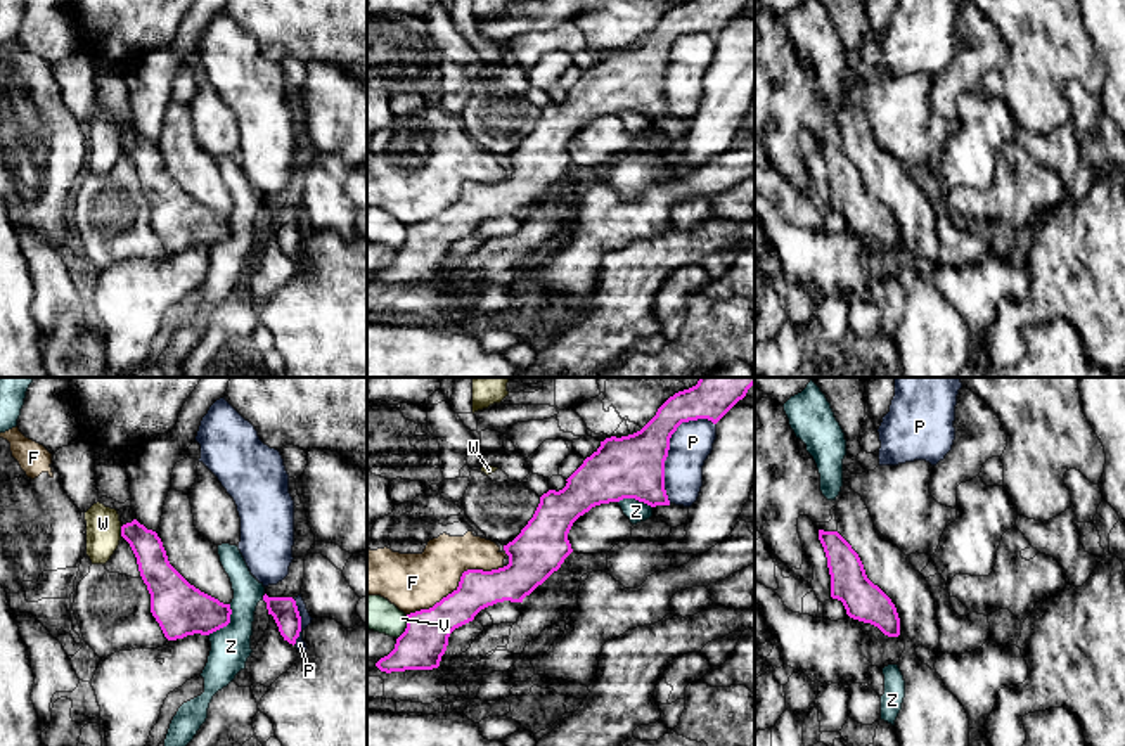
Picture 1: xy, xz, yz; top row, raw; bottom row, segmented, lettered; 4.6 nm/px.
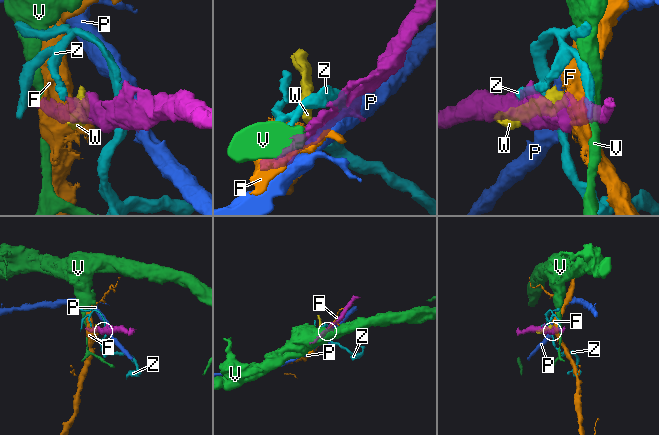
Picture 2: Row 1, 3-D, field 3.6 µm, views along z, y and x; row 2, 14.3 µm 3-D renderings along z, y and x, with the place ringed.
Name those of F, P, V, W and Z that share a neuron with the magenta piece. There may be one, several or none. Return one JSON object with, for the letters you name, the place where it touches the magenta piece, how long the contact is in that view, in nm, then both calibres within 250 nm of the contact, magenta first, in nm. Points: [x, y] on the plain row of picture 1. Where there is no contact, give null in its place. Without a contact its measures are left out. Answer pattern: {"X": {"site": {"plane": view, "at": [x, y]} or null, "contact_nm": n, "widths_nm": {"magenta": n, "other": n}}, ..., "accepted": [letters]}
{"accepted": []}

